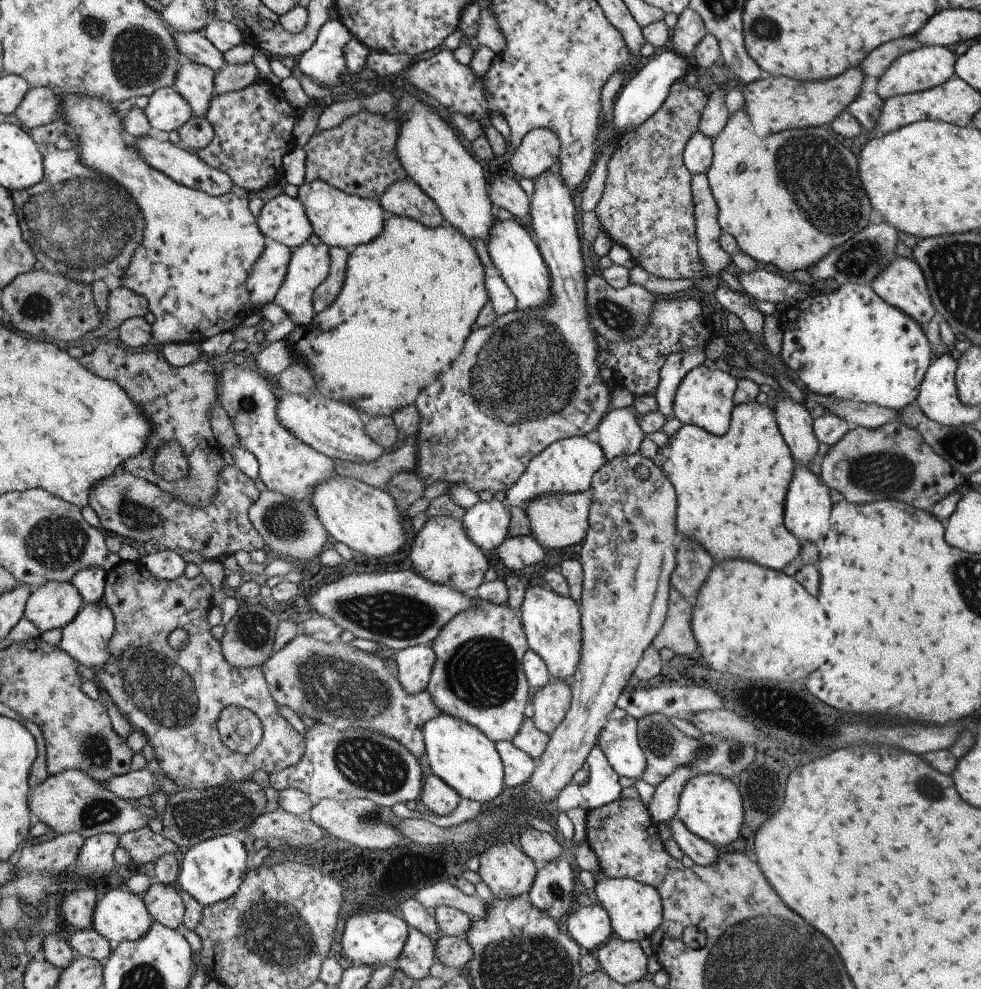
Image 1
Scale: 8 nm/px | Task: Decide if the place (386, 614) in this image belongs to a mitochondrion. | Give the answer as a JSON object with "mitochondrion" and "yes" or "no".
{"mitochondrion":"yes"}

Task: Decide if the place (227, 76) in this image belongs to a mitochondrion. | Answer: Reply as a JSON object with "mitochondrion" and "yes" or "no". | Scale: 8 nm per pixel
{"mitochondrion":"no"}

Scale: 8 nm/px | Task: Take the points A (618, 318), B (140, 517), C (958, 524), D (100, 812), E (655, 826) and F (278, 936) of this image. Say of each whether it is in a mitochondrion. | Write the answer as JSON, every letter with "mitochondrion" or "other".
{"A":"mitochondrion","B":"mitochondrion","C":"other","D":"mitochondrion","E":"other","F":"mitochondrion"}

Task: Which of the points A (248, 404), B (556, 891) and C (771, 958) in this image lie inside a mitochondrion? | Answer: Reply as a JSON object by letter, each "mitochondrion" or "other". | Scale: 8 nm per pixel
{"A":"mitochondrion","B":"mitochondrion","C":"mitochondrion"}

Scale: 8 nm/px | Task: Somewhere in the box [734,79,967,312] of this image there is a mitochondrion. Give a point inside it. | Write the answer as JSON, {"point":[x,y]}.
{"point":[806,164]}

